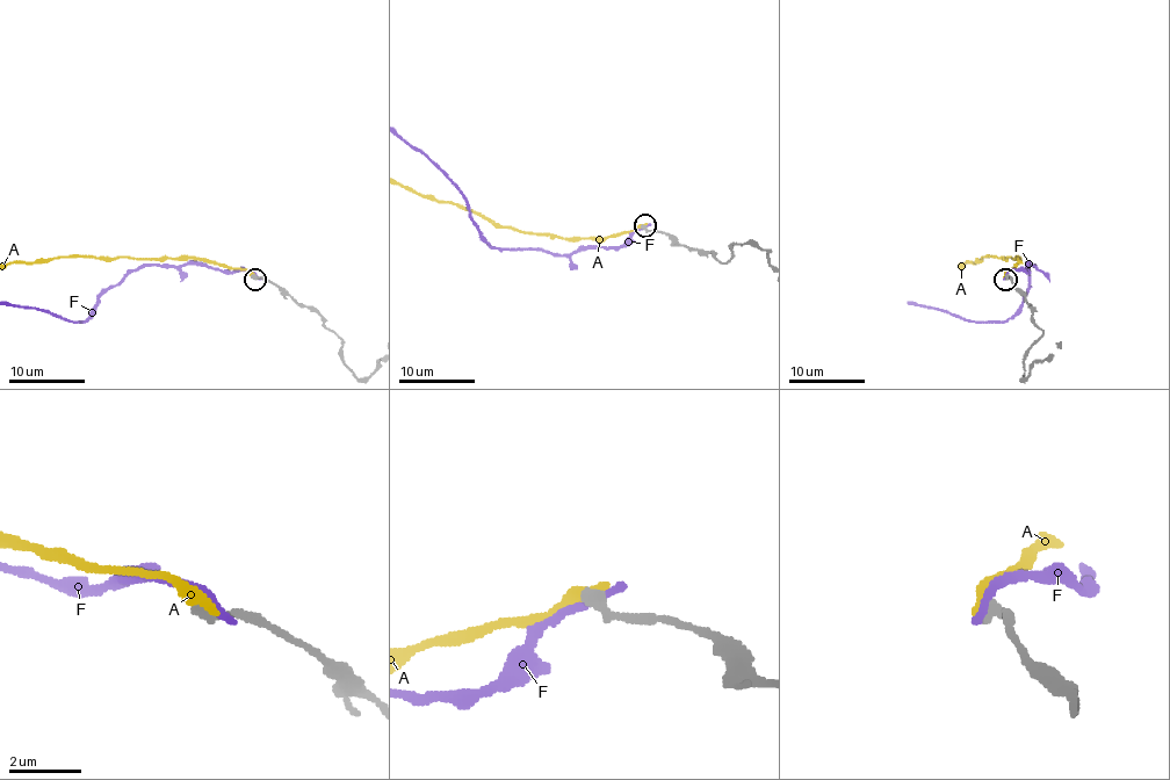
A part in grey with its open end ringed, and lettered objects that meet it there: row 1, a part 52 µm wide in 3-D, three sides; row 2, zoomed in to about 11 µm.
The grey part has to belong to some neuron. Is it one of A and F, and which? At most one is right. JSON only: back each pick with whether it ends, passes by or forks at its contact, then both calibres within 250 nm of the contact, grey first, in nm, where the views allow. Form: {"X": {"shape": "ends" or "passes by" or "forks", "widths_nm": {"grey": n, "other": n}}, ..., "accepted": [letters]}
{"accepted": []}

